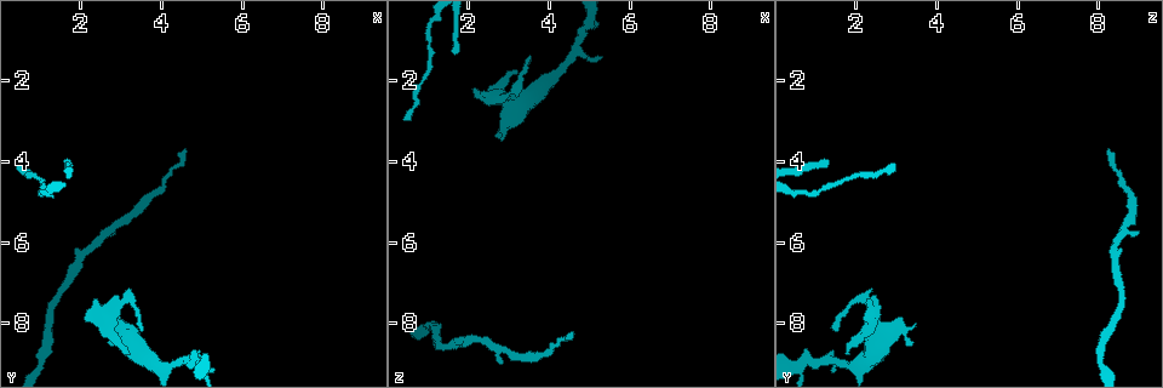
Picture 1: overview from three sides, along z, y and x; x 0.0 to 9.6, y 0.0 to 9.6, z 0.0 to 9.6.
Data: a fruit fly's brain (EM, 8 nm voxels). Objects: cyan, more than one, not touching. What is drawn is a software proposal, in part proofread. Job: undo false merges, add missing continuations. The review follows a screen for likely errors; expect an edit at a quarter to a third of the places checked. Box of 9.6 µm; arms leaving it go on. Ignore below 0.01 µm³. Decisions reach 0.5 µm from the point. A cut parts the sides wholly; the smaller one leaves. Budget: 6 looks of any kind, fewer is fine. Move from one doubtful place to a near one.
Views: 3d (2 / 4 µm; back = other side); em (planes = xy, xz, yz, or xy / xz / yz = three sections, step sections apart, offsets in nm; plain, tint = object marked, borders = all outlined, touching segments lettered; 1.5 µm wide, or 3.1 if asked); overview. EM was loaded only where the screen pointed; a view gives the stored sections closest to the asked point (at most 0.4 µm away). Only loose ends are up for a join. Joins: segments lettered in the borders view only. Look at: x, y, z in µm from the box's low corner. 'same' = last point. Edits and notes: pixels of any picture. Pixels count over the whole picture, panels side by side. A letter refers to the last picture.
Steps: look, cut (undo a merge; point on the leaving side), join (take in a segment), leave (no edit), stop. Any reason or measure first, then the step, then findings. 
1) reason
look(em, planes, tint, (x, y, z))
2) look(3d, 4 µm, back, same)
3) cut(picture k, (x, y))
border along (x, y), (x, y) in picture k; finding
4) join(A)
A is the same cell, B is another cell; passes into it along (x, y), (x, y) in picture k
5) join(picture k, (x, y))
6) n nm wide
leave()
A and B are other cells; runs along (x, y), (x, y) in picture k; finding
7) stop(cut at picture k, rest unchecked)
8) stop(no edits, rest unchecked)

look(em, planes, borders, (3.95, 4.65, 8.70))

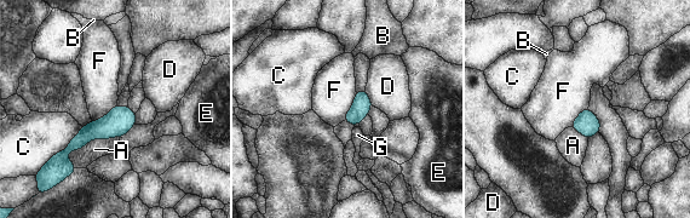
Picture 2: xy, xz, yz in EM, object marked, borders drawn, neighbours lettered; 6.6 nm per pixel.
leave()
A, B, C, D, E, F and G are other cells; runs along (132, 115), (88, 131), (62, 160) in picture 2; one neuron here

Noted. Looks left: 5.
look(em, planes, borders, (4.95, 9.05, 0.65))

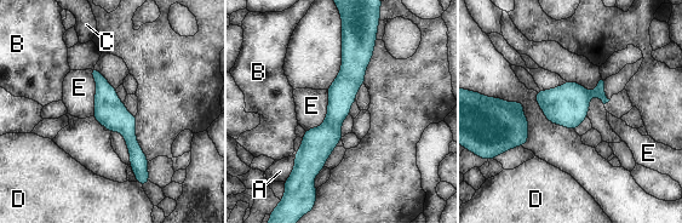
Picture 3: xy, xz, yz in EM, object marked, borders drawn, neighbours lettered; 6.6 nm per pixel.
leave()
A, B, C, D and E are other cells; runs along (349, 36), (350, 78), (311, 172) in picture 3; all the same neuron

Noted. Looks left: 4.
an open end
look(3d, 2 µm, (3.25, 8.75, 1.75))

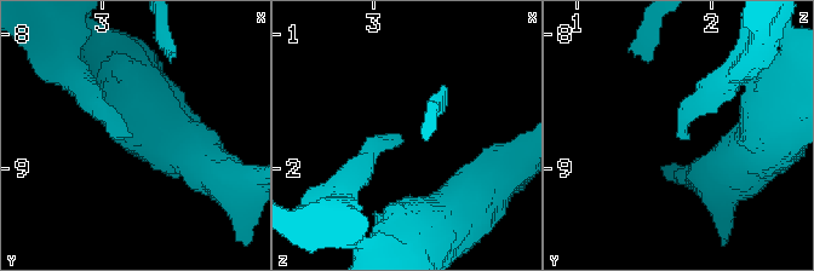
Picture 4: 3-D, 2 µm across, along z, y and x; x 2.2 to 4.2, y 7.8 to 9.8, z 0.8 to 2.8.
look(em, planes, tint, (3.18, 8.78, 1.76))

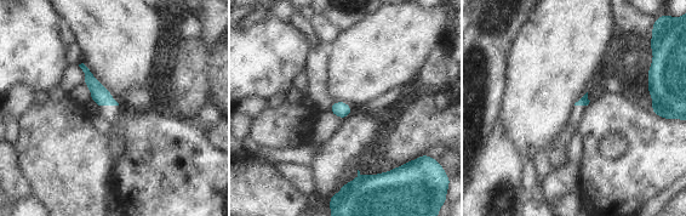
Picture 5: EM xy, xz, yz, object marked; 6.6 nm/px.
look(em, planes, borders, same)

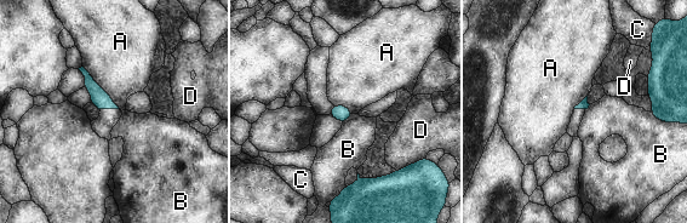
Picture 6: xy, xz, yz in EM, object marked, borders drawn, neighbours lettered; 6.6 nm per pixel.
leave()
A, B, C and D are other cells; border along (82, 66), (119, 108) in picture 6; none of them fits

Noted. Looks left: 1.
stop(no edits, rest unchecked)

